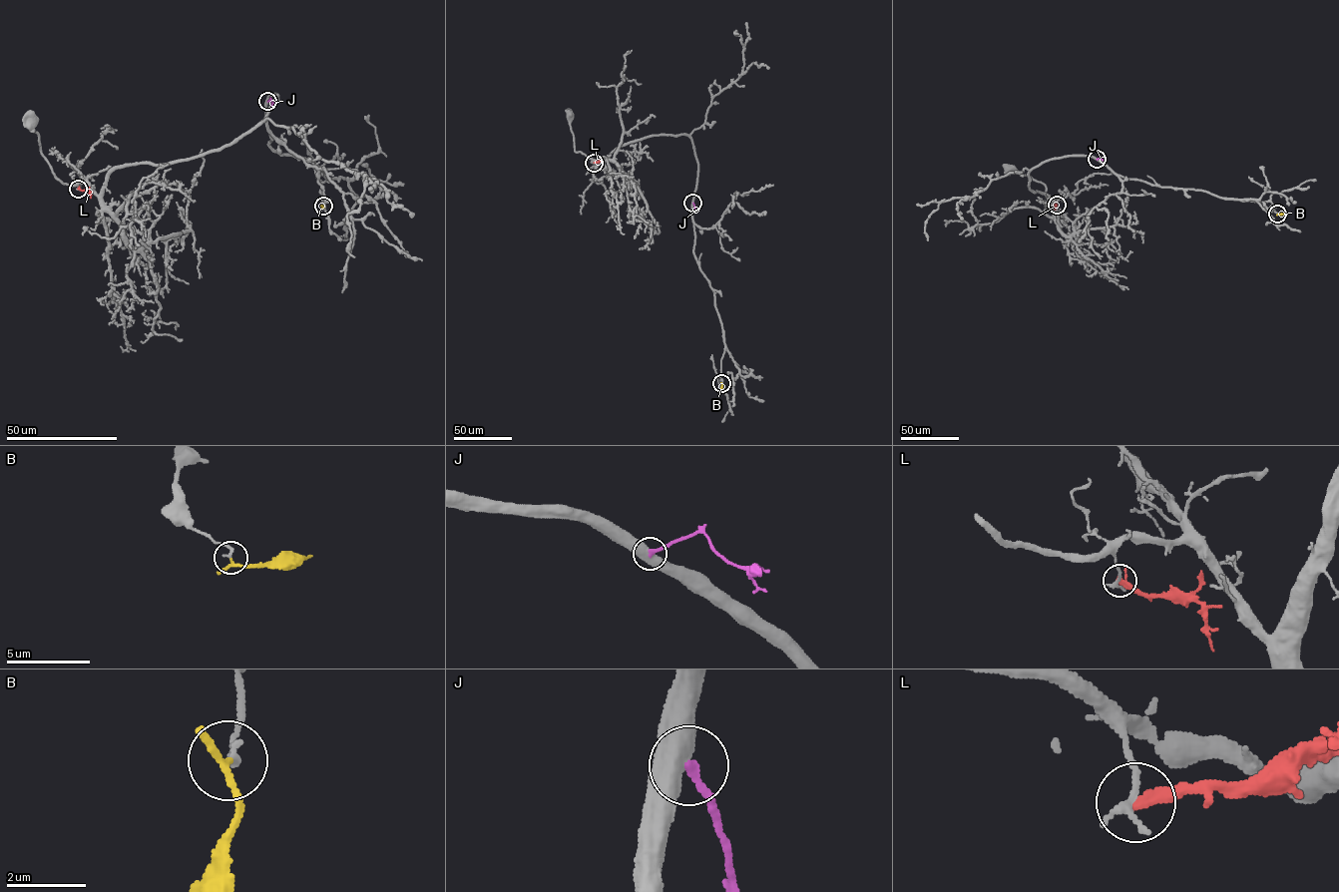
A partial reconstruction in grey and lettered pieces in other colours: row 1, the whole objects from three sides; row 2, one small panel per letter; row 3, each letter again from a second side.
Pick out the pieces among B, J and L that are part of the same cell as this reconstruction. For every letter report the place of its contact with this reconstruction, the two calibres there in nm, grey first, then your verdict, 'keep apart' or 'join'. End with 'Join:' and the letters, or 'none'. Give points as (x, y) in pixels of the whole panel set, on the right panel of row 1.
B: contact (1277, 214); calibres 160 and 140 nm; keep apart
J: contact (1097, 159); calibres 550 and 200 nm; keep apart
L: contact (1057, 205); calibres 240 and 300 nm; keep apart
Join: none

